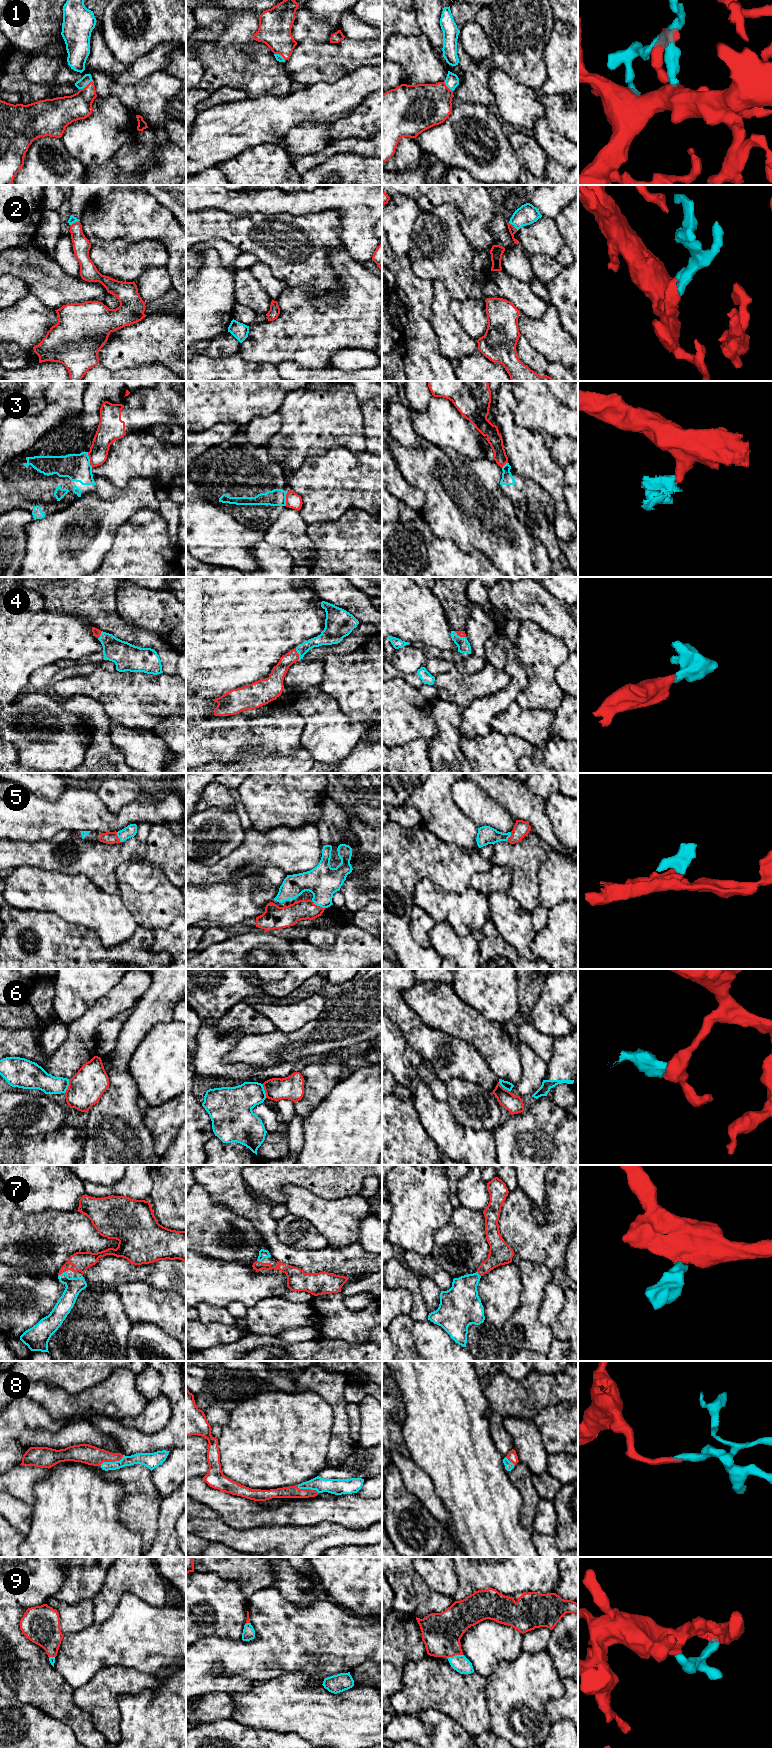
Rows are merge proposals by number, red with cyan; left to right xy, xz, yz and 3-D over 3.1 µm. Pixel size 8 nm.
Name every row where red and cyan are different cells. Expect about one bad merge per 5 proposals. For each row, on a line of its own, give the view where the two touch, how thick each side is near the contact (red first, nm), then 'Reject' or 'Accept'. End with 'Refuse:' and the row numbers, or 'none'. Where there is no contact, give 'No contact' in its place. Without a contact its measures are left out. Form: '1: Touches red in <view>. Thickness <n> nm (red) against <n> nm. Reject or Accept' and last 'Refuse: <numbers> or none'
1: Touches red in xy. Thickness 220 nm (red) against 80 nm. Accept
2: Touches red in yz. Thickness 60 nm (red) against 160 nm. Accept
3: Touches red in xz. Thickness 120 nm (red) against 140 nm. Reject
4: Touches red in xz. Thickness 120 nm (red) against 100 nm. Accept
5: Touches red in xz. Thickness 160 nm (red) against 260 nm. Accept
6: Touches red in xy. Thickness 280 nm (red) against 170 nm. Accept
7: Touches red in xy. Thickness 160 nm (red) against 140 nm. Accept
8: Touches red in xy. Thickness 160 nm (red) against 100 nm. Accept
9: Touches red in yz. Thickness 320 nm (red) against 140 nm. Accept
Refuse: 3

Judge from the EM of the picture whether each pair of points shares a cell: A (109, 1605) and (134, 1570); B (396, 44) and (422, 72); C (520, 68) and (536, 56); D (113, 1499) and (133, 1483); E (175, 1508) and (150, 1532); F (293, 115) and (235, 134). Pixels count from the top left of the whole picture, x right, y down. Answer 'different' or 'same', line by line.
A: same
B: same
C: same
D: different
E: different
F: same

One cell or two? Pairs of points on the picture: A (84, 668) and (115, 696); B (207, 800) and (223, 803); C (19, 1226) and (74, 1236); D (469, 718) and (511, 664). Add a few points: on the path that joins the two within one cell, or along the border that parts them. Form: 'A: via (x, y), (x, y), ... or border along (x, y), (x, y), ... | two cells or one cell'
A: border along (97, 667), (86, 675), (67, 678) | two cells
B: via (211, 800), (219, 800) | one cell
C: via (33, 1230), (47, 1230), (53, 1234), (60, 1234) | one cell
D: via (486, 708), (497, 703), (514, 686), (514, 681) | one cell

